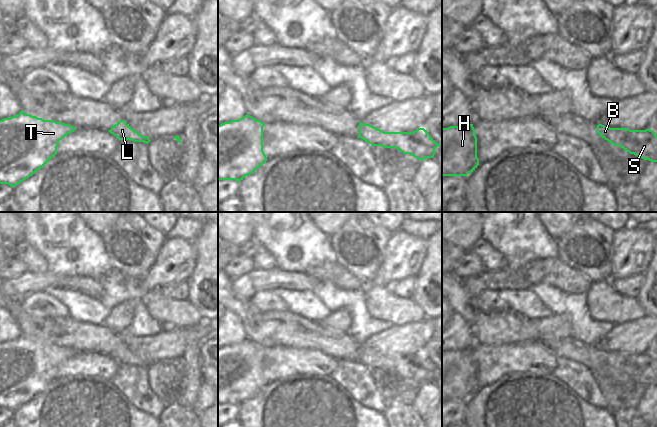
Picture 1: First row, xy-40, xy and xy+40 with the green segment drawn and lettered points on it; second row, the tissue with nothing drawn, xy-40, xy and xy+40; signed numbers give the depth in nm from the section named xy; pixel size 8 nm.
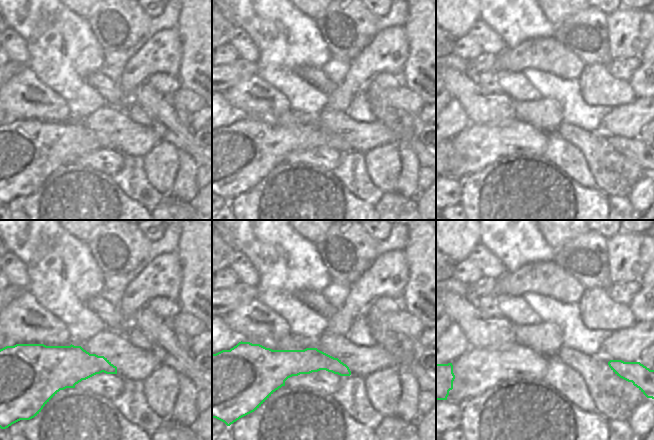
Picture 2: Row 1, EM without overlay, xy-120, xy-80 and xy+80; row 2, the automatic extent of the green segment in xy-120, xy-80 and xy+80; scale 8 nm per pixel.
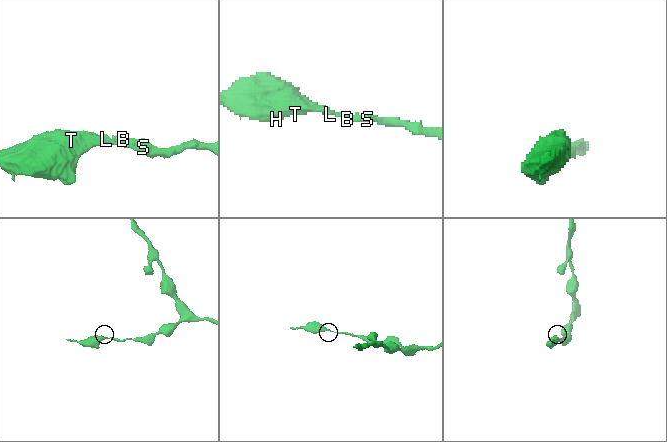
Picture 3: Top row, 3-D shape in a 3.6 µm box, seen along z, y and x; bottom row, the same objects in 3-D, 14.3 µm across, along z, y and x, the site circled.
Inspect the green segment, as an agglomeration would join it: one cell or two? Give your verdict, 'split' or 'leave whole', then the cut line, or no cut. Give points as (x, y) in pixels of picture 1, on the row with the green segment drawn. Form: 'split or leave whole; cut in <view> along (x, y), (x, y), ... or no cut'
leave whole; no cut

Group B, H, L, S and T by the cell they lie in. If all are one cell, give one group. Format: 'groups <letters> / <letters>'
groups B H L S T

